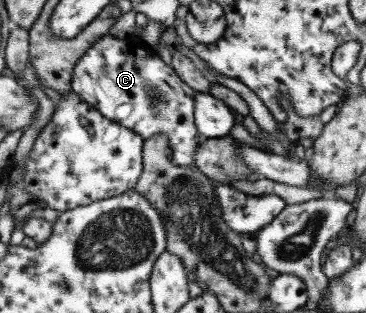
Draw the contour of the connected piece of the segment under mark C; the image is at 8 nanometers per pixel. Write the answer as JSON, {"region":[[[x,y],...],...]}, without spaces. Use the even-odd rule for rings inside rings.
{"region":[[[108,34],[100,36],[77,59],[69,87],[101,116],[135,132],[142,140],[163,132],[173,150],[173,162],[179,167],[194,168],[195,150],[206,139],[193,123],[195,91],[183,83],[170,64],[155,55],[139,36],[129,35],[126,40]]]}

